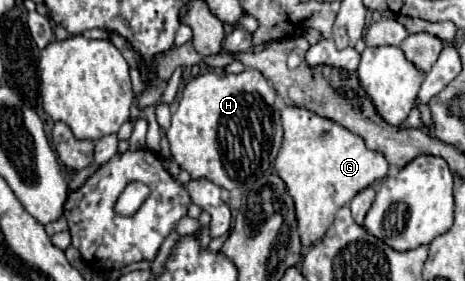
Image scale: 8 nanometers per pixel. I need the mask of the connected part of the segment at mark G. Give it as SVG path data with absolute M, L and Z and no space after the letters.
M285 106L281 120L285 136L275 160L275 170L295 200L301 242L303 246L311 246L323 238L341 206L363 188L387 176L389 164L379 152L367 150L359 136L305 108Z

